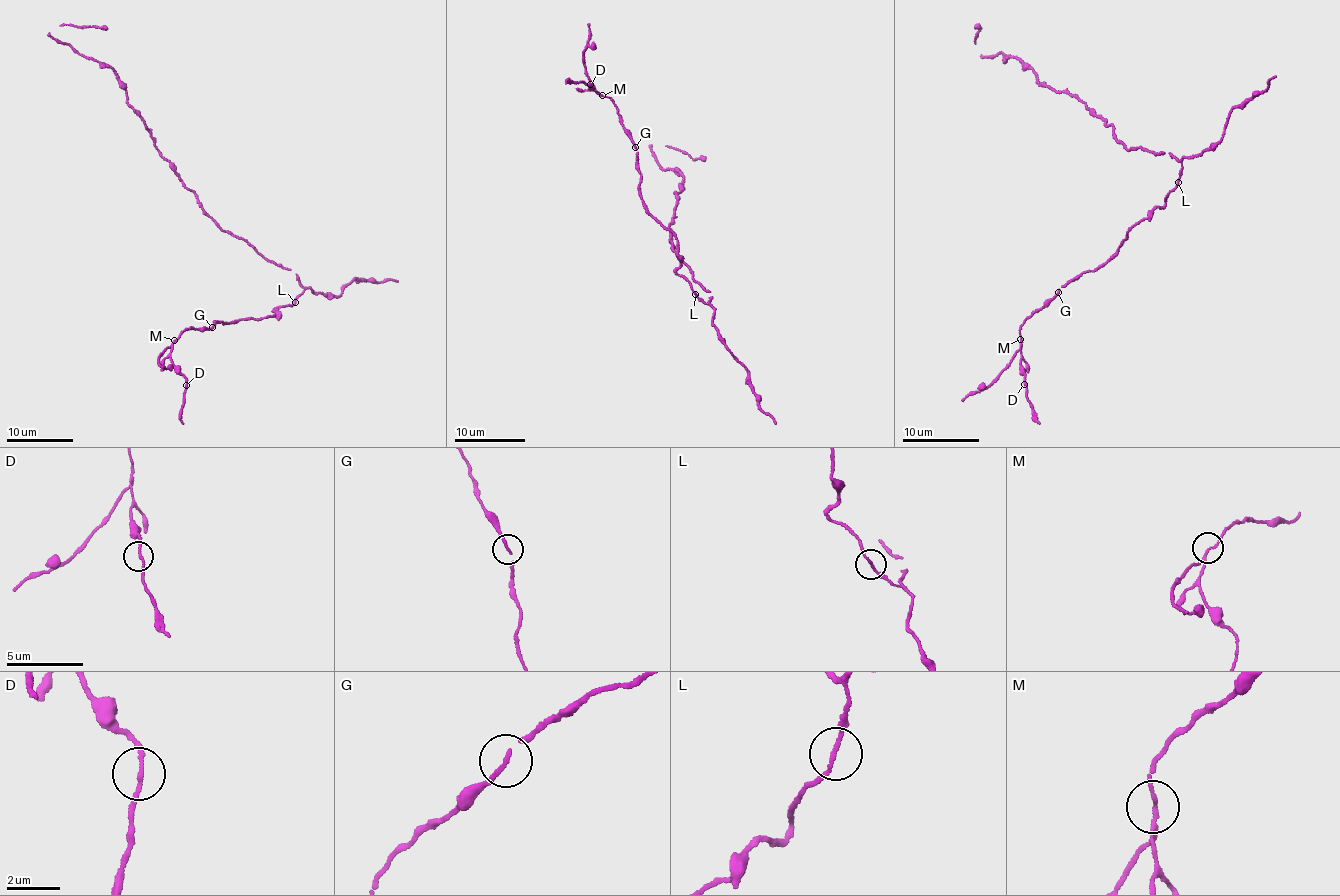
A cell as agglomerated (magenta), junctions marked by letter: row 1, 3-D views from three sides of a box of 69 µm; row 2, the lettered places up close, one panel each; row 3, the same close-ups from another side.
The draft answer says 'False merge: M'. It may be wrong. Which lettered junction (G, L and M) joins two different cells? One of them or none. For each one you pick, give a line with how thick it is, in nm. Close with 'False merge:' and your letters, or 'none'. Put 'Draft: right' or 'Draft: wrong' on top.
Draft: right
M: 140 nm
False merge: M

